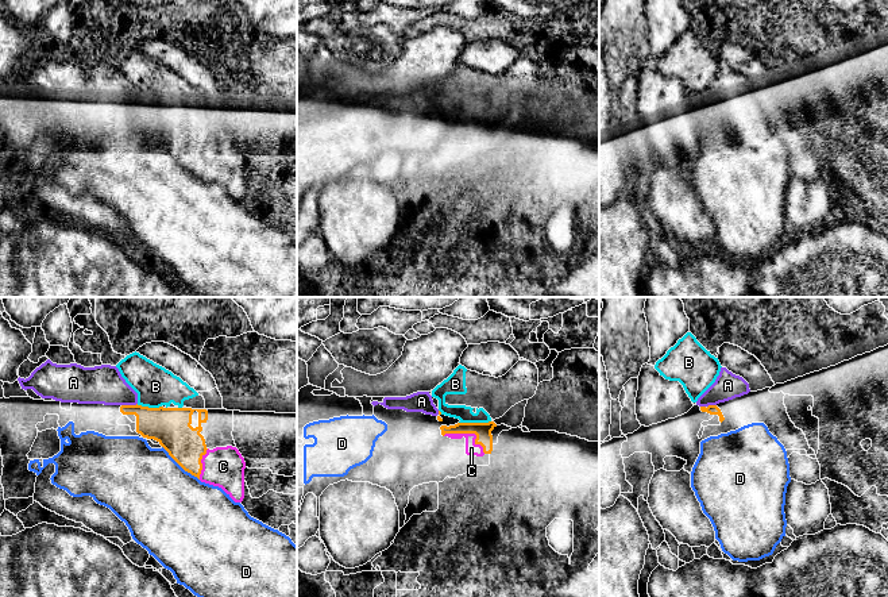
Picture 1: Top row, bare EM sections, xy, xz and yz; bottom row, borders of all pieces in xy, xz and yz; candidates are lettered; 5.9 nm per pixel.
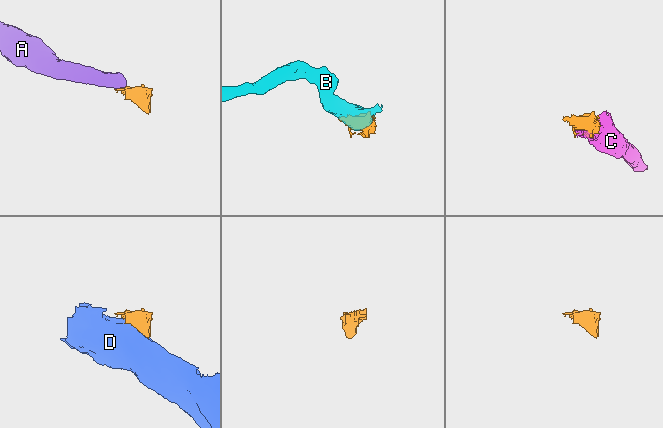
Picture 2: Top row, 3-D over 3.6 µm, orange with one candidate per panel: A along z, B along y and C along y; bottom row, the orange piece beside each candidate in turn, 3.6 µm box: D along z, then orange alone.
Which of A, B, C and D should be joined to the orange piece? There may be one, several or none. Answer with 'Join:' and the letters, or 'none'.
Join: B, C

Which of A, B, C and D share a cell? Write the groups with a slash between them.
A D / B C

